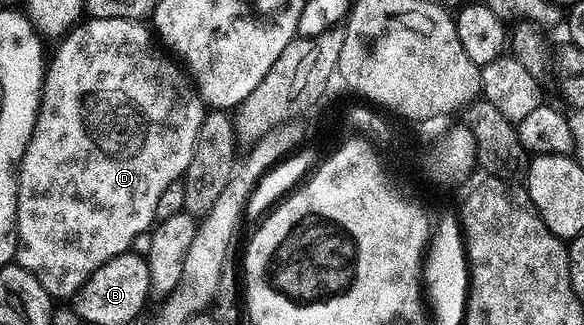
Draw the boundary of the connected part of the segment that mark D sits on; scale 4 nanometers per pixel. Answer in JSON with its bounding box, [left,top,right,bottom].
[16,18,204,301]

